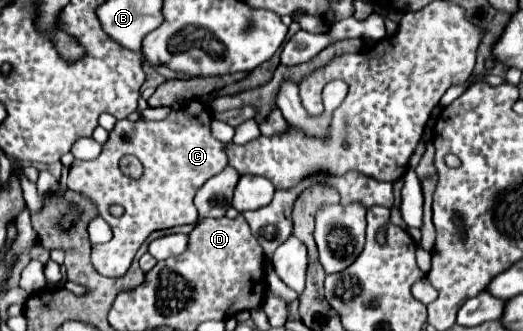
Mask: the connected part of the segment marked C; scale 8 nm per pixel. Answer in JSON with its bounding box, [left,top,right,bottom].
[67,99,227,275]

